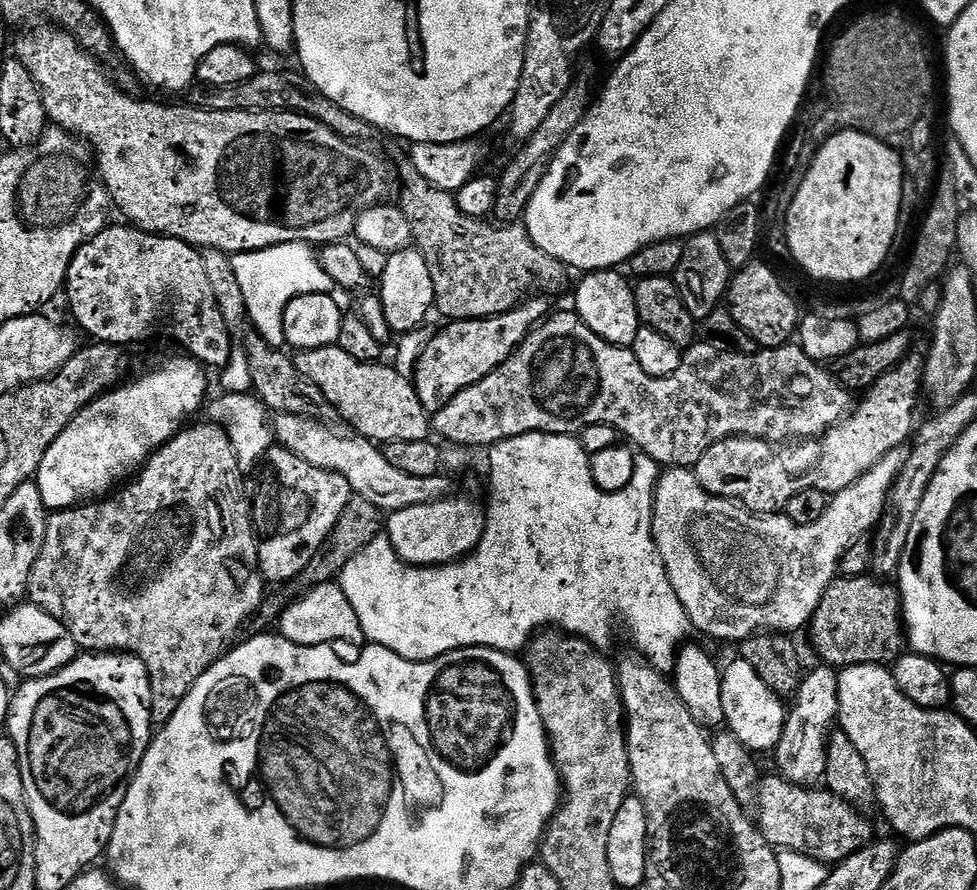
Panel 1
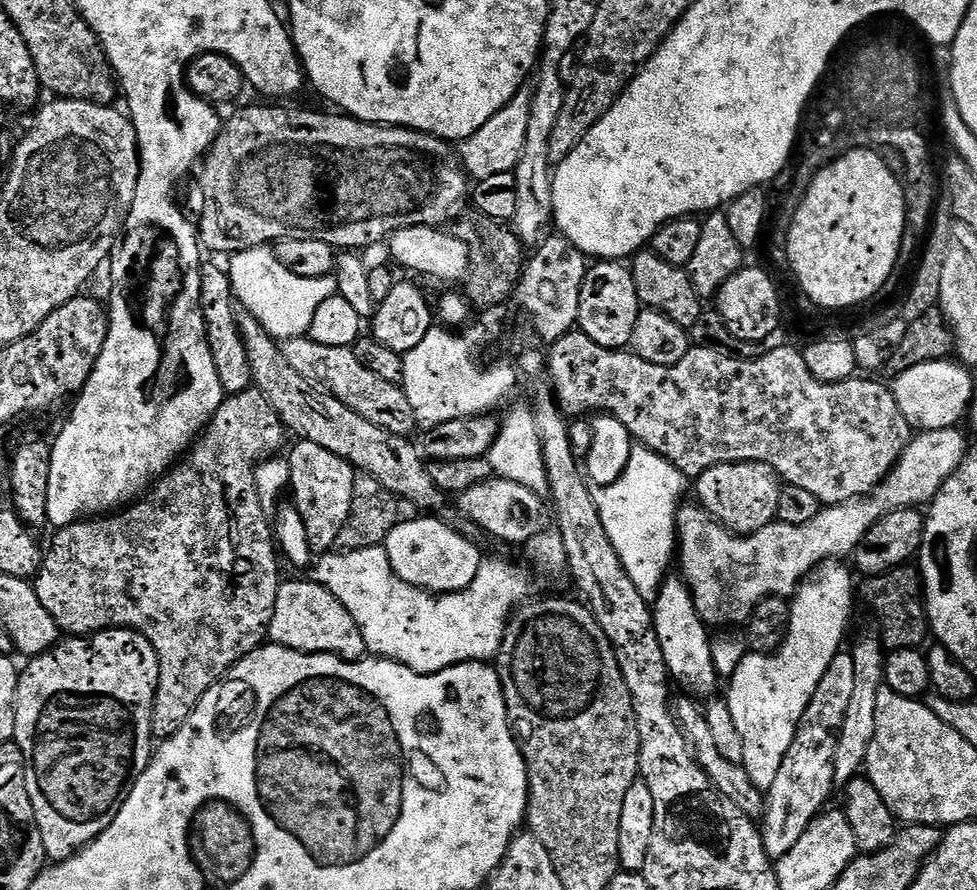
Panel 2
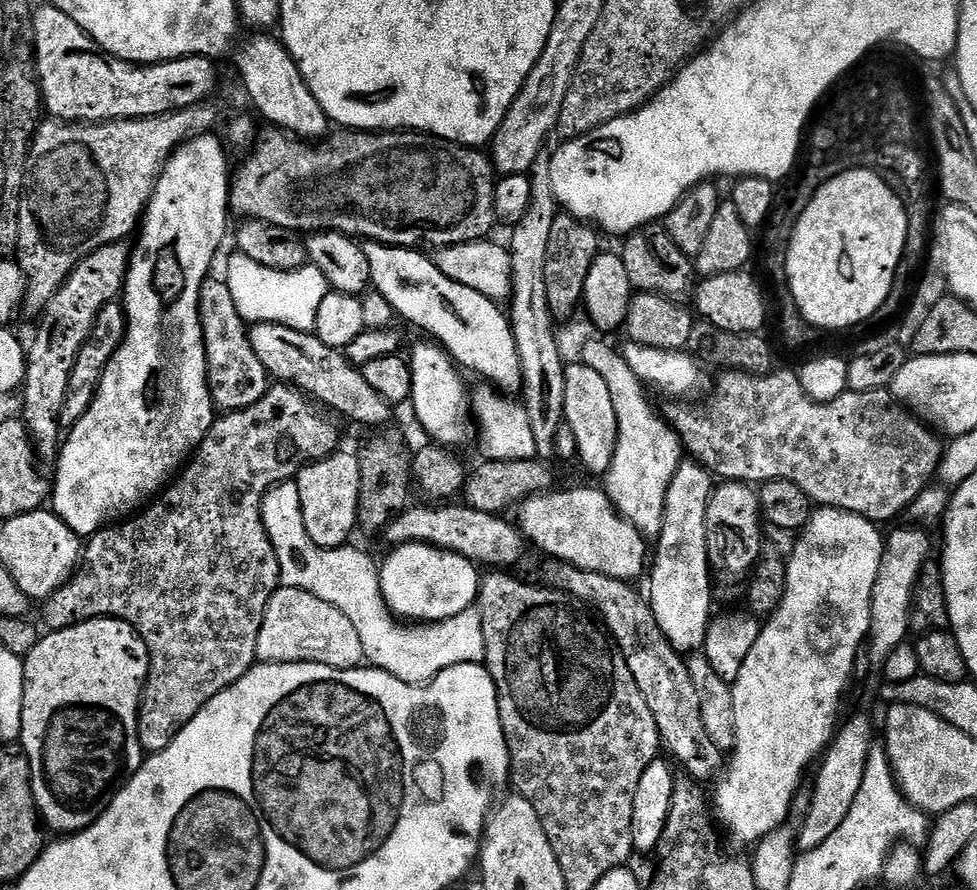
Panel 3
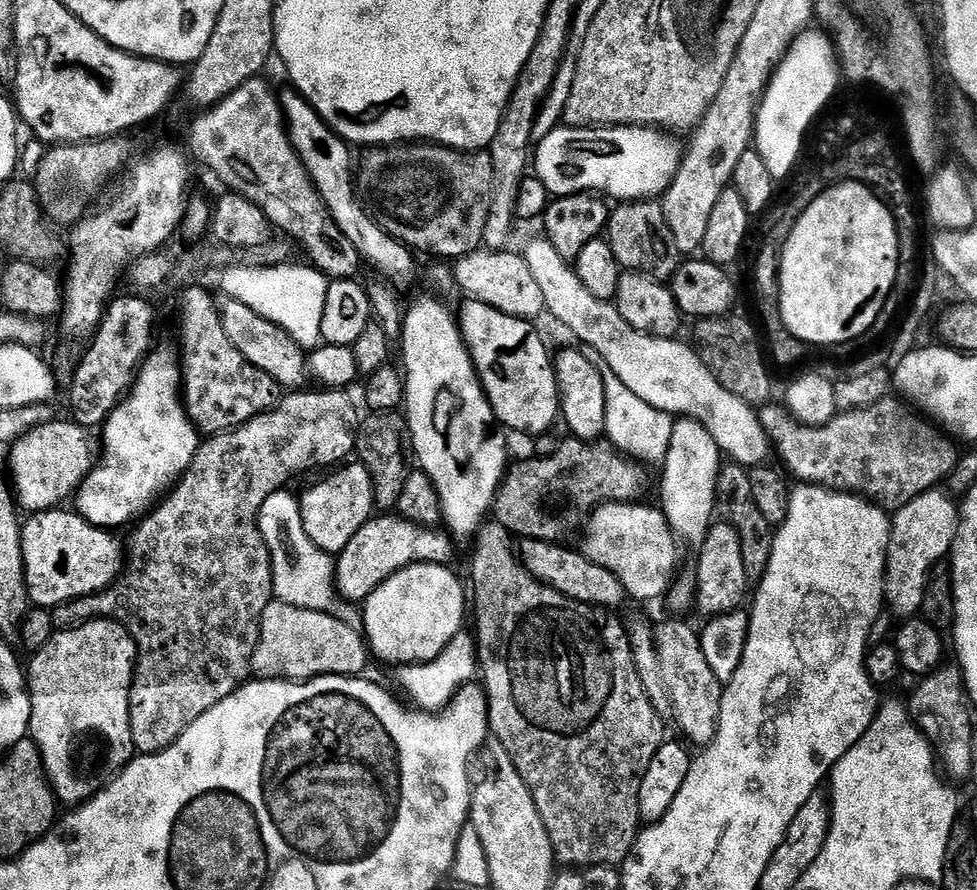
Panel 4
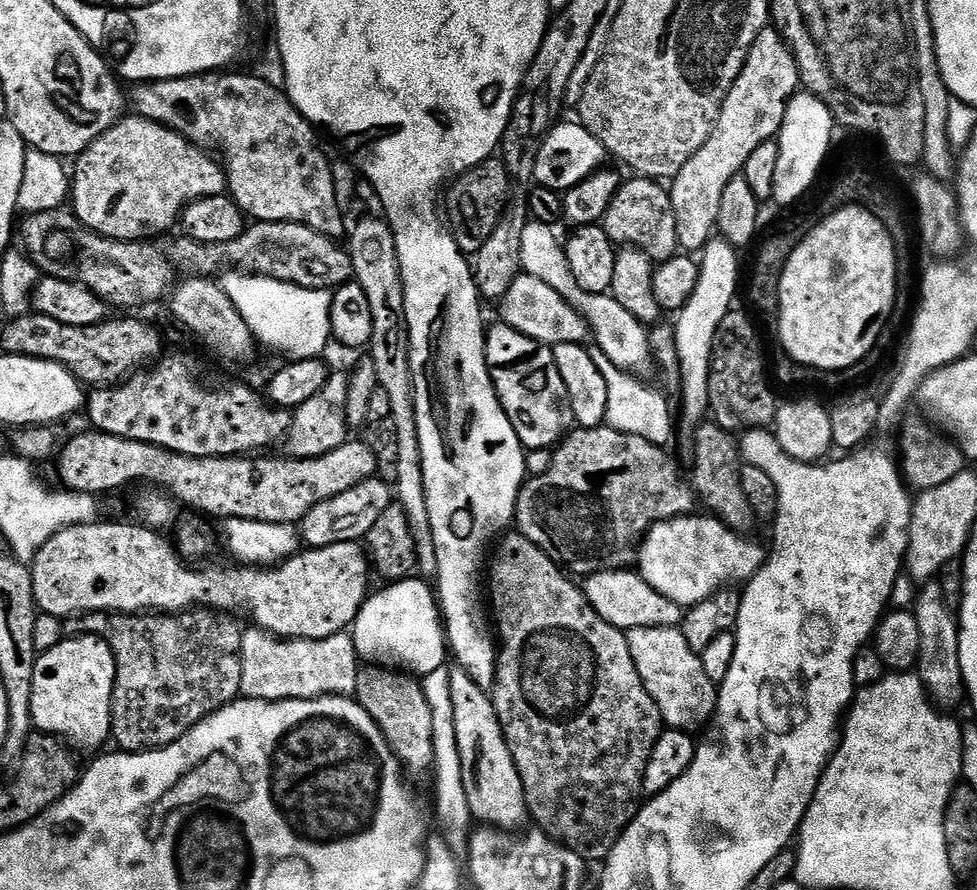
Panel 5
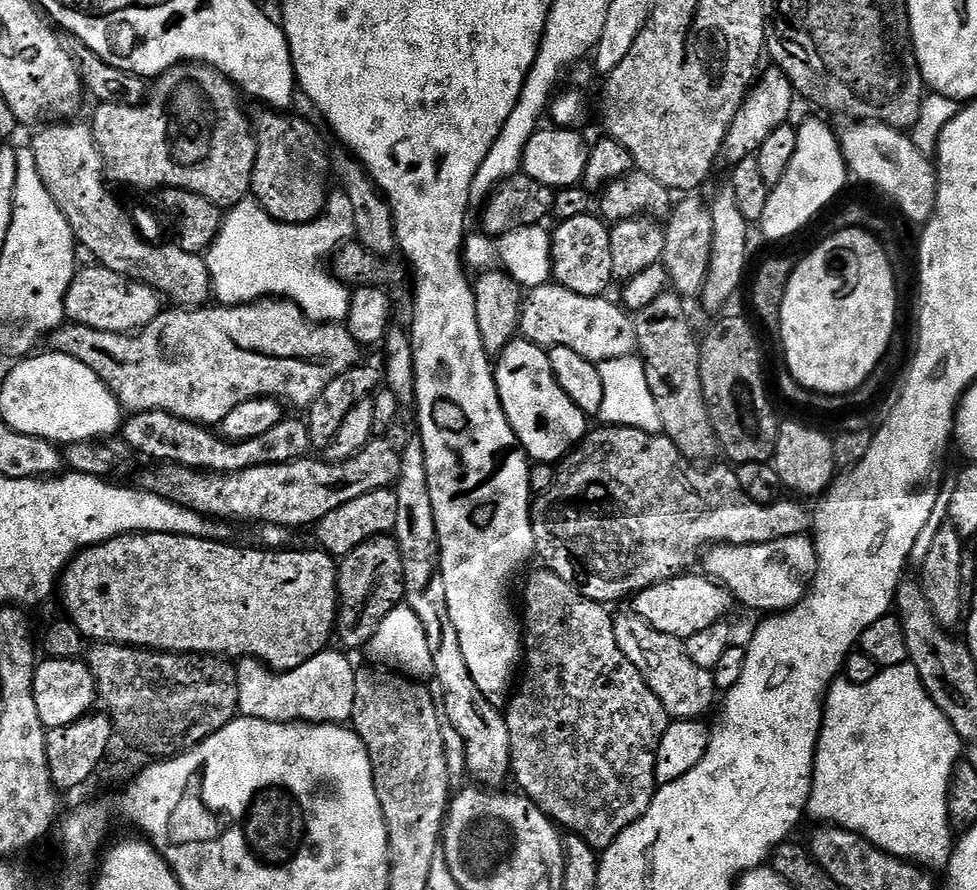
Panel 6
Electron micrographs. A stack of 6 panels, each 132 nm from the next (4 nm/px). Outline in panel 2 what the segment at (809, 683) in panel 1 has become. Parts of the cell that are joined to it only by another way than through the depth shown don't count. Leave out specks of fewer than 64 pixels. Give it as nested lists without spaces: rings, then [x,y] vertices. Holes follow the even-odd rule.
[[[841,650],[818,684],[802,722],[795,732],[794,742],[782,760],[774,783],[766,792],[766,807],[760,826],[763,845],[774,862],[794,848],[812,821],[825,809],[825,802],[835,791],[834,756],[837,753],[839,730],[845,720],[846,707],[854,690],[854,660],[849,651]]]

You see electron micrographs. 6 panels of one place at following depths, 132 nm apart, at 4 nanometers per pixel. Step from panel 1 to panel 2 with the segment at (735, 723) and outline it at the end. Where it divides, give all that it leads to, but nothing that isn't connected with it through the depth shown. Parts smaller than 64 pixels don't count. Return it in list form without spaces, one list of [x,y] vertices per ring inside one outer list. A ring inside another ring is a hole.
[[[829,562],[823,565],[818,572],[820,580],[812,578],[801,584],[799,592],[791,601],[788,633],[780,648],[770,654],[749,651],[748,656],[742,658],[742,666],[738,666],[738,670],[734,670],[734,674],[727,681],[726,699],[730,714],[738,725],[738,734],[742,734],[744,739],[743,766],[750,774],[754,786],[761,790],[772,787],[822,676],[829,669],[830,662],[834,661],[834,656],[845,647],[844,635],[847,634],[848,623],[852,620],[853,573],[848,573],[840,564],[843,563]]]

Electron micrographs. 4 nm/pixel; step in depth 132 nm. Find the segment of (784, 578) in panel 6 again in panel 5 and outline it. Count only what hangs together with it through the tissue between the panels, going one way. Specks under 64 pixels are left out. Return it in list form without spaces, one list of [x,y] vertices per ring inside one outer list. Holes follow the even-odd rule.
[[[700,515],[679,516],[655,524],[645,536],[638,553],[640,577],[685,610],[706,602],[706,598],[729,585],[747,585],[766,561],[766,548],[758,541],[739,535],[714,515]]]

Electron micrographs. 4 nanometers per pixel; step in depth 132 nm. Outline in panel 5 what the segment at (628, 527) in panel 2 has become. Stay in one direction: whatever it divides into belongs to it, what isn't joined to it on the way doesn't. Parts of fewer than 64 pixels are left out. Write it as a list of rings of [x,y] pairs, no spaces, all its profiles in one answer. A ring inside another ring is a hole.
[[[597,347],[591,349],[594,362],[598,370],[602,370],[602,378],[606,378],[606,424],[607,427],[634,434],[638,438],[646,438],[646,442],[654,442],[661,446],[668,446],[672,440],[672,408],[668,400],[663,396],[665,393],[659,387],[651,388],[641,377],[631,373],[623,372],[602,350]]]

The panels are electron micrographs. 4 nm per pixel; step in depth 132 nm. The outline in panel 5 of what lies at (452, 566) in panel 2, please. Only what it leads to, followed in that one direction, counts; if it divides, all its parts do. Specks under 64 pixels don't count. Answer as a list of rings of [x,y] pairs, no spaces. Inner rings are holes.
[[[409,578],[391,583],[389,586],[384,587],[386,589],[382,592],[373,591],[369,595],[350,629],[350,635],[356,647],[356,654],[361,661],[372,666],[399,670],[416,678],[429,676],[434,670],[445,667],[446,661],[444,659],[449,659],[450,656],[446,629],[437,593],[434,591],[433,585],[431,588],[428,584],[431,583],[420,578]]]

